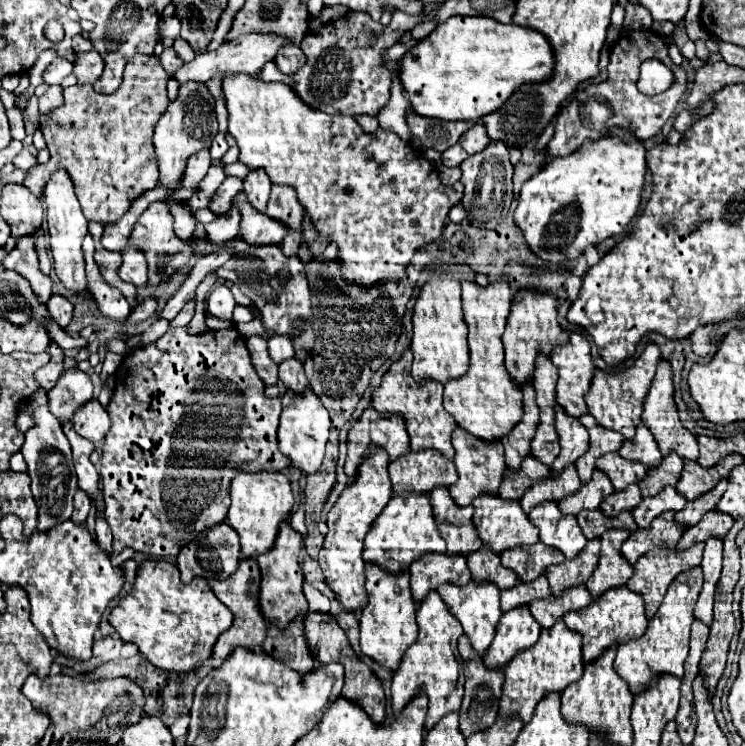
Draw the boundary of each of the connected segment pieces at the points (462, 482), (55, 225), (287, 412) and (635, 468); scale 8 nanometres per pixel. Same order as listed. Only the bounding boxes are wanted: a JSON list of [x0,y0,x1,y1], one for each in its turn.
[[449,426,505,506],[45,168,87,292],[279,390,331,474],[597,452,647,490]]

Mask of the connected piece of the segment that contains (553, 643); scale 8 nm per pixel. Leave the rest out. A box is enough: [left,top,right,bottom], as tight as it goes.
[499,618,583,722]

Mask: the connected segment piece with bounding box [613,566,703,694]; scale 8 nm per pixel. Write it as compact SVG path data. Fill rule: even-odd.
M695 566L693 570L685 570L685 574L679 574L673 586L669 586L657 614L649 620L645 634L641 638L633 638L617 646L617 656L613 666L617 674L629 684L629 690L633 694L645 690L645 686L651 682L655 674L669 672L679 678L683 676L683 662L689 652L689 628L693 622L693 606L697 602L701 586L703 586L701 566Z

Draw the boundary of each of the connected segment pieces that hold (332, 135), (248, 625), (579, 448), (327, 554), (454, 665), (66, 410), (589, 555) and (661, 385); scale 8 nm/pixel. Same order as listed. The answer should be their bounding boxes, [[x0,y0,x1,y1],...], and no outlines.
[[223,74,463,286],[209,558,267,658],[551,404,589,470],[319,450,393,612],[391,590,463,730],[49,366,93,422],[547,538,601,594],[643,360,699,460]]

